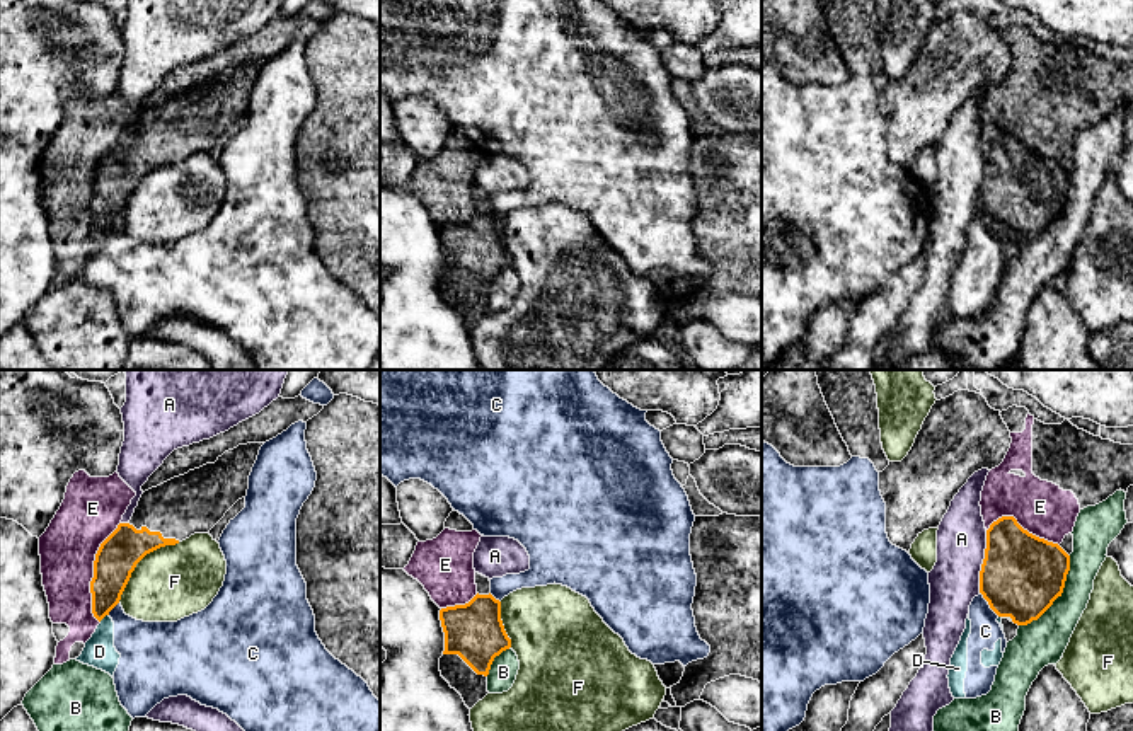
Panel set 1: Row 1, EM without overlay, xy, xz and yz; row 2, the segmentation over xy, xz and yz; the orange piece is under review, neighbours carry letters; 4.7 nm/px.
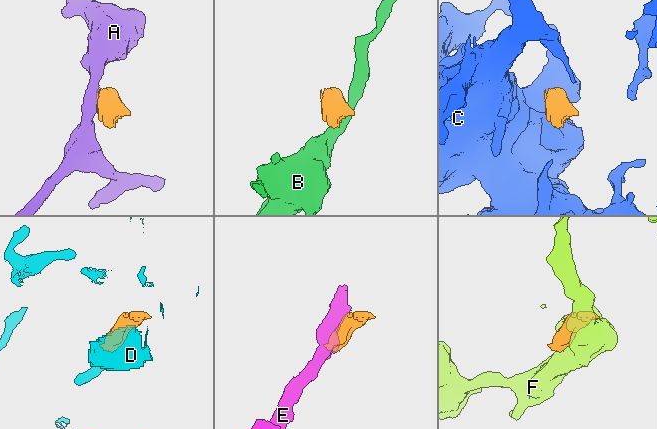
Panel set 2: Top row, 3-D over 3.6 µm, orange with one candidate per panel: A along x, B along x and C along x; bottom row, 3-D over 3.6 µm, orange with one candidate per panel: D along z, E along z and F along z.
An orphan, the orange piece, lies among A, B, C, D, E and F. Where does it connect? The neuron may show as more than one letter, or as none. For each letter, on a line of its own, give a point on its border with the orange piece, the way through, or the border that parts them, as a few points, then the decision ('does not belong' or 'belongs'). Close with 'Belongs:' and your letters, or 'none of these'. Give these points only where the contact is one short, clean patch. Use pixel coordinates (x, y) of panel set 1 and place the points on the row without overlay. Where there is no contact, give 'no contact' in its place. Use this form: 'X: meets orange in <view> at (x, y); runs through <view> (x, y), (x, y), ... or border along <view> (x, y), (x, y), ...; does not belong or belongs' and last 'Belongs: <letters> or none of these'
A: meets orange in yz at (983, 179); border along yz (987, 149), (978, 210); does not belong
B: meets orange in yz at (1058, 213); does not belong
C: meets orange in yz at (989, 222); border along yz (980, 210), (999, 234); does not belong
D: meets orange in xy at (103, 235); border along xy (108, 232), (99, 239); does not belong
E: meets orange in xy at (94, 191); does not belong
F: meets orange in xy at (138, 179); does not belong
Belongs: none of these

